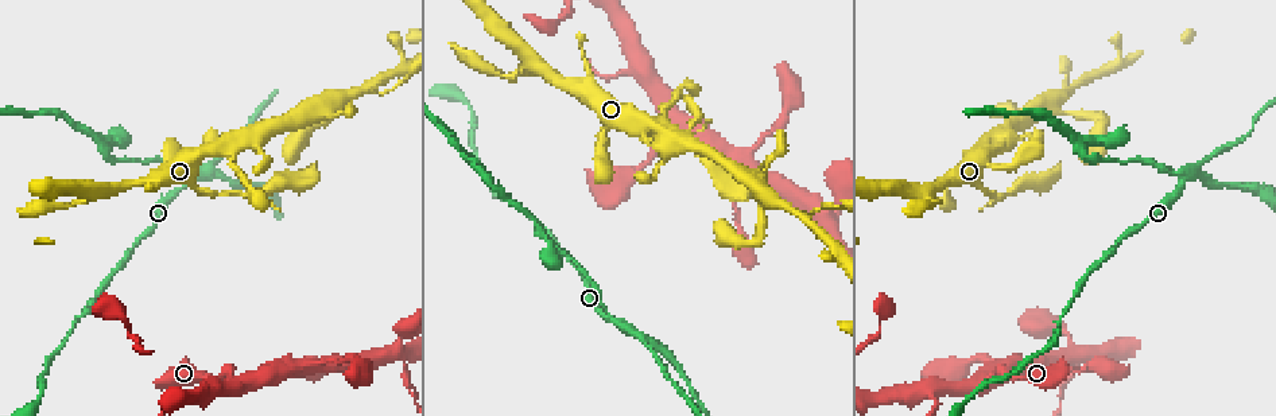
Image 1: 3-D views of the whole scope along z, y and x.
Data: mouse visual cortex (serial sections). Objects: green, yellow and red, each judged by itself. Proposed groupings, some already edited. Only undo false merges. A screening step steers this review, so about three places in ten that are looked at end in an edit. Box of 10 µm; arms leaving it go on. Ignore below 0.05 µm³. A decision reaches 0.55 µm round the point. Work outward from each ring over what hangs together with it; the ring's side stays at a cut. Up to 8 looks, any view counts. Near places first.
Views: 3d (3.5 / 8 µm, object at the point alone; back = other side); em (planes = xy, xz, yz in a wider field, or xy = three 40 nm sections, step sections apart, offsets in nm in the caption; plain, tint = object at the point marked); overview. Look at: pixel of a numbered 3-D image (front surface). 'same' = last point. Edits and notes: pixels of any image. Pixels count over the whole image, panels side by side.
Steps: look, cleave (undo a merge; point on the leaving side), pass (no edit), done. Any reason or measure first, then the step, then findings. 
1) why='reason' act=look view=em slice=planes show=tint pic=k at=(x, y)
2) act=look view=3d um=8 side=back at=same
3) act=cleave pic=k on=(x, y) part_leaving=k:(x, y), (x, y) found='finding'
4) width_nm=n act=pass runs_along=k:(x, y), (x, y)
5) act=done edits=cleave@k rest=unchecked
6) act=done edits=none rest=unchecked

why='thin arm on a thick one' act=look view=3d um=3.5 pic=1 at=(367, 89)

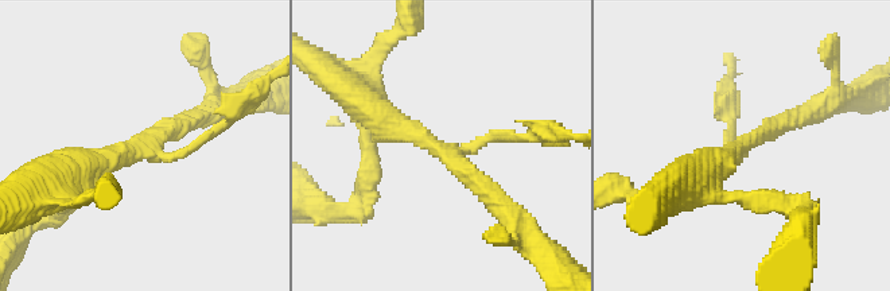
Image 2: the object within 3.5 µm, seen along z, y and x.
arms=3 arm_widths_nm=150,250,400 act=look view=em slice=xy step=2 show=tint pic=2 at=(146, 145)

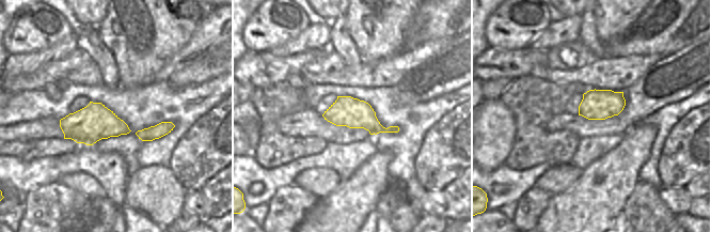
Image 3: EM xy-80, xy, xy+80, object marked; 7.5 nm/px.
why='another direction' act=look view=em slice=xy step=1 show=tint at=same

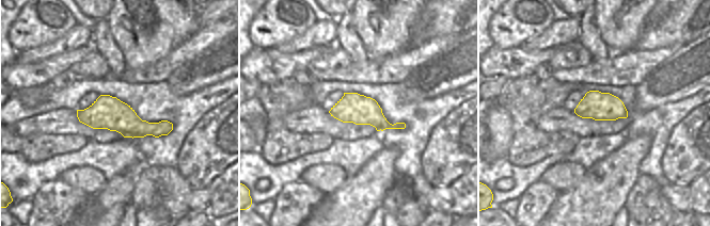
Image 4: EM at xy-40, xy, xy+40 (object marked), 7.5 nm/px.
width_nm=220 act=cleave pic=2 on=(509, 136) part_leaving=2:(466, 148), (550, 124) found='a second cell is stuck on'

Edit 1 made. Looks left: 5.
why='looks like a crossing' act=look view=3d um=3.5 pic=1 at=(824, 210)

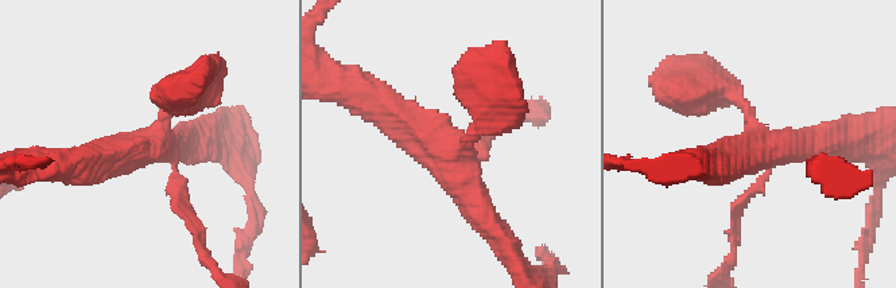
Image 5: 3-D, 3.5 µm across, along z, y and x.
act=look view=em slice=xy step=3 show=tint pic=5 at=(151, 142)

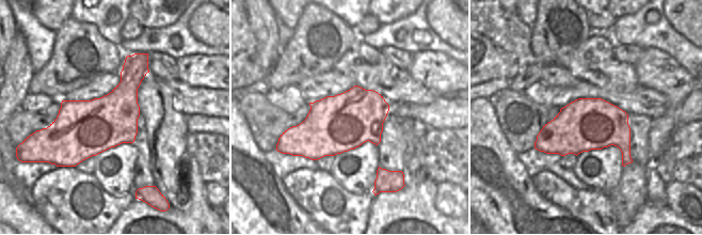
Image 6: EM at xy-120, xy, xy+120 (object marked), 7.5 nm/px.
arms=4 arm_widths_nm=150,250,350,400 act=cleave pic=5 on=(179, 205) part_leaving=5:(173, 174), (206, 268) found='two cells meet here'

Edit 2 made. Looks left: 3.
why='abrupt turn' act=look view=3d um=8 pic=1 at=(1185, 178)

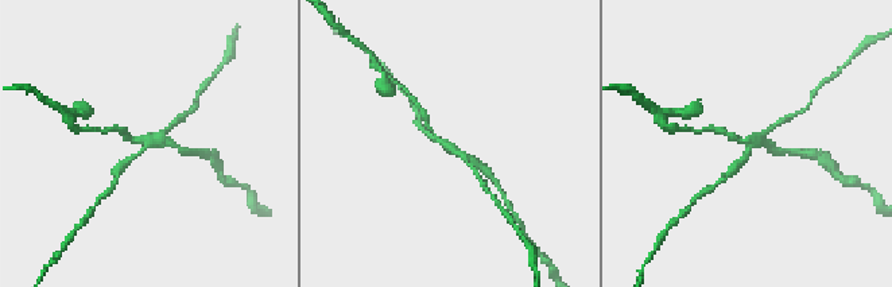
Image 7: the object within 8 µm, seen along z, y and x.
why='closer look' act=look view=3d um=3.5 at=same

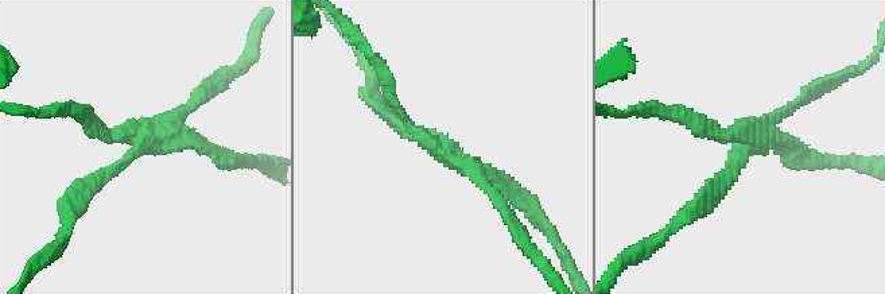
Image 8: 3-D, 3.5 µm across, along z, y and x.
act=look view=em slice=xy step=2 show=tint pic=8 at=(745, 142)

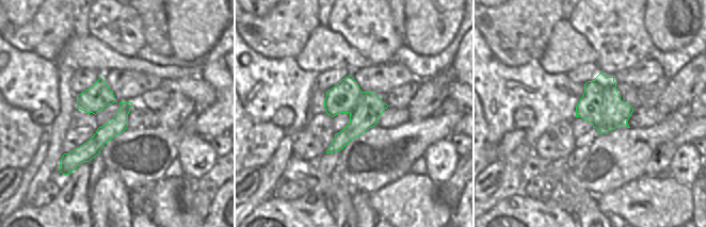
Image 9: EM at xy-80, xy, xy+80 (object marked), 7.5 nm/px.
width_nm=260 act=cleave pic=8 on=(536, 221) part_leaving=8:(437, 147), (399, 113), (367, 51) found='a second cell is stuck on'

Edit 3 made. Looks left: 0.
act=done edits=cleave@2,cleave@5,cleave@8 rest=unchecked

